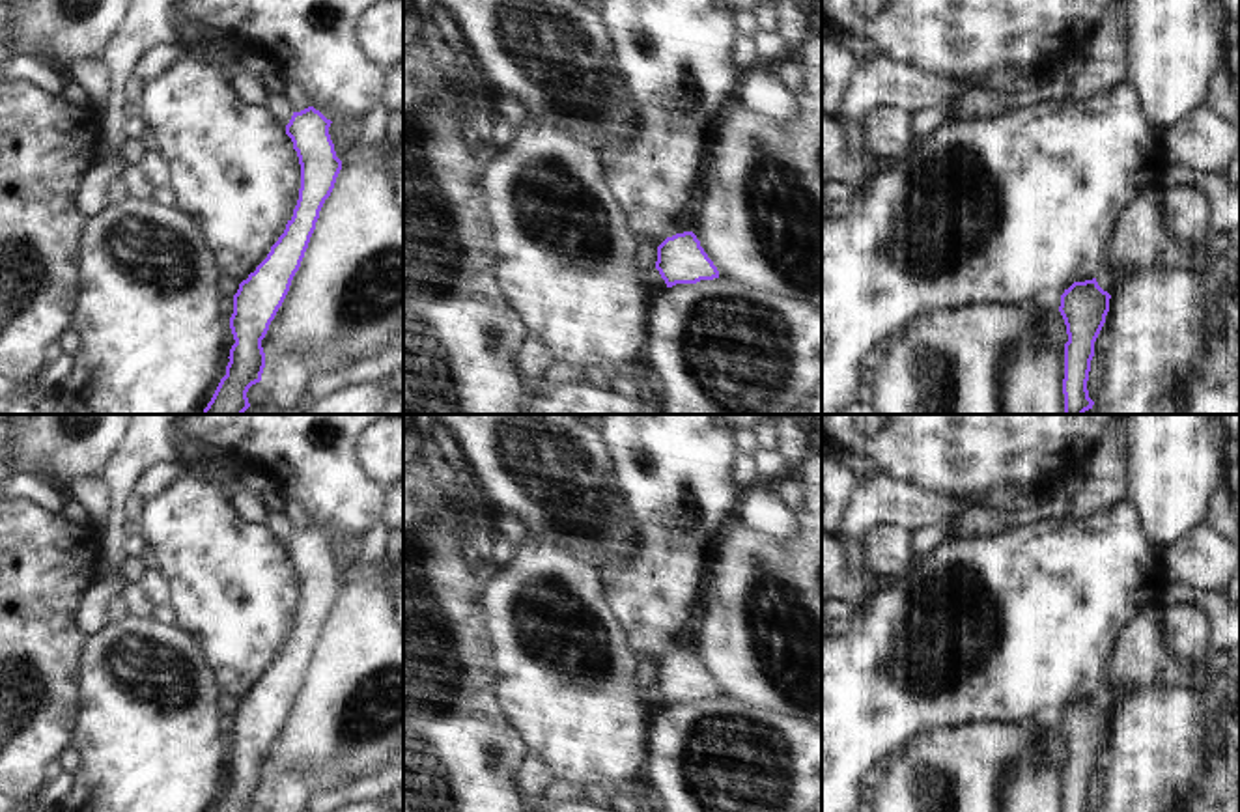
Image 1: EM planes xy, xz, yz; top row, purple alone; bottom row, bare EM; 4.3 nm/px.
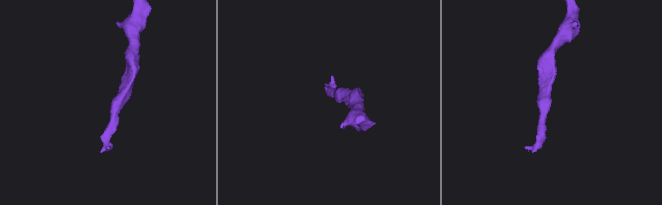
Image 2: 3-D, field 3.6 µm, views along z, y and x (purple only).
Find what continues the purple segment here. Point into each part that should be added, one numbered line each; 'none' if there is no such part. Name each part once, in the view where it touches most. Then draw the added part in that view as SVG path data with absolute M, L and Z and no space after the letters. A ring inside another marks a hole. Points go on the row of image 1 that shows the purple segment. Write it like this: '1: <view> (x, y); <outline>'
none

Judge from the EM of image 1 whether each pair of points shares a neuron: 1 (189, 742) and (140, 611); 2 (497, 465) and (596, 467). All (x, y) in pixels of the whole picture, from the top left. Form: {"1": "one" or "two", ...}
{"1": "two", "2": "one"}

